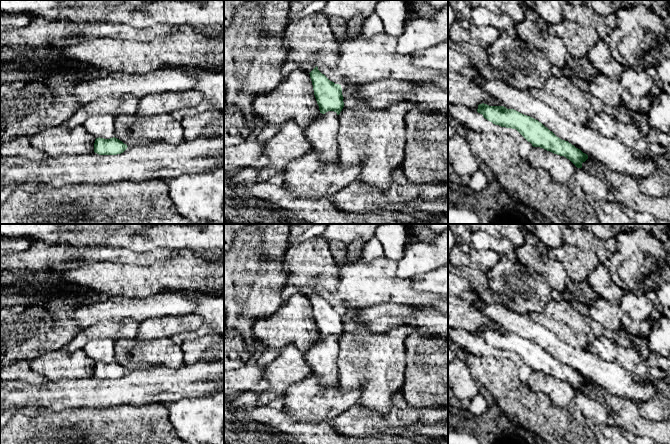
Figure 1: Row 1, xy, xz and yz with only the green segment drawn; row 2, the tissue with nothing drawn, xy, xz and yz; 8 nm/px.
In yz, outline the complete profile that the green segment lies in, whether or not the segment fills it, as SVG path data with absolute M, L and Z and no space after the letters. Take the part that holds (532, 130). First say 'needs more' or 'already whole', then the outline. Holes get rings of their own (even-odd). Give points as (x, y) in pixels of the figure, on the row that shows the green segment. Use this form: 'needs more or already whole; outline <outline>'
needs more; outline M496 78L474 80L501 106L479 104L477 112L501 127L516 129L533 147L569 159L577 168L592 157L609 169L636 178L654 173L655 163L616 139L600 135L589 126L573 123L553 108Z

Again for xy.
needs more; outline M108 114L89 116L83 126L96 137L94 152L99 155L117 155L127 149L127 145L114 137L114 117Z

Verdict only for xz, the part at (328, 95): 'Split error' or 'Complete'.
Split error

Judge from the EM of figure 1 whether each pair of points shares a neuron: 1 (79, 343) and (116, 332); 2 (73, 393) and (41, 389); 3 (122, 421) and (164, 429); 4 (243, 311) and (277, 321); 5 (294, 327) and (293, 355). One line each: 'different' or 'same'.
1: same
2: same
3: same
4: different
5: different

